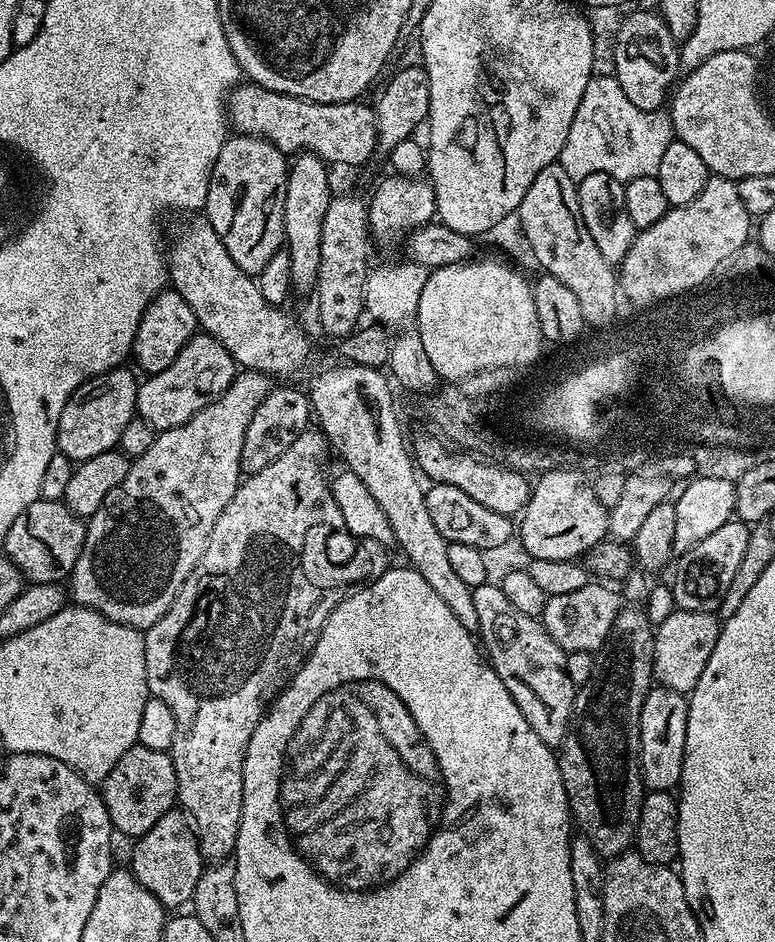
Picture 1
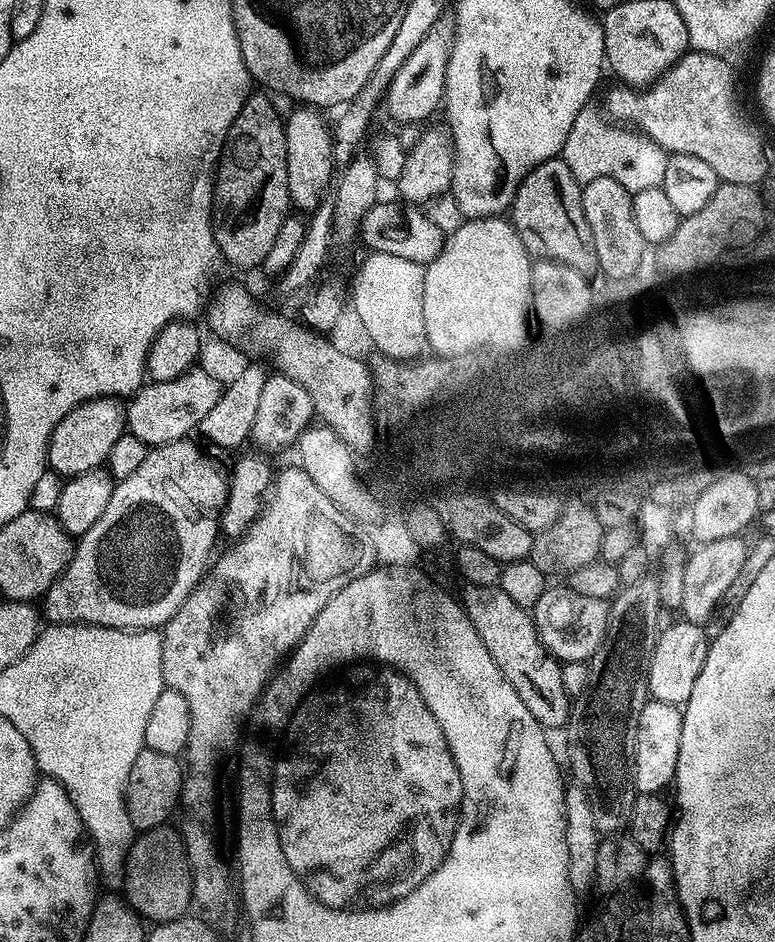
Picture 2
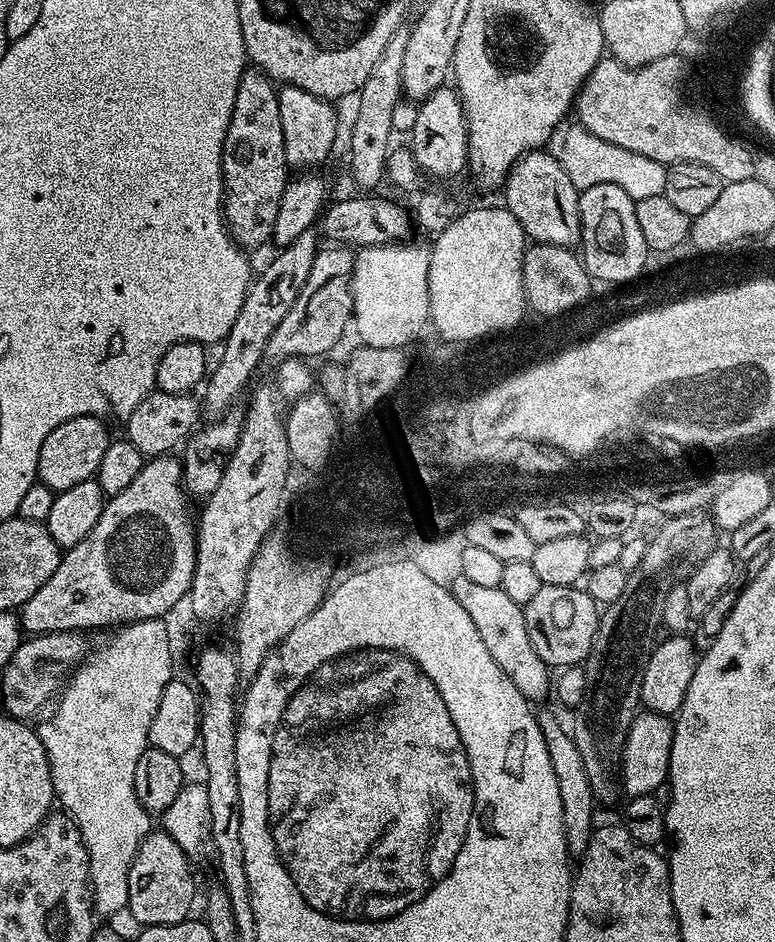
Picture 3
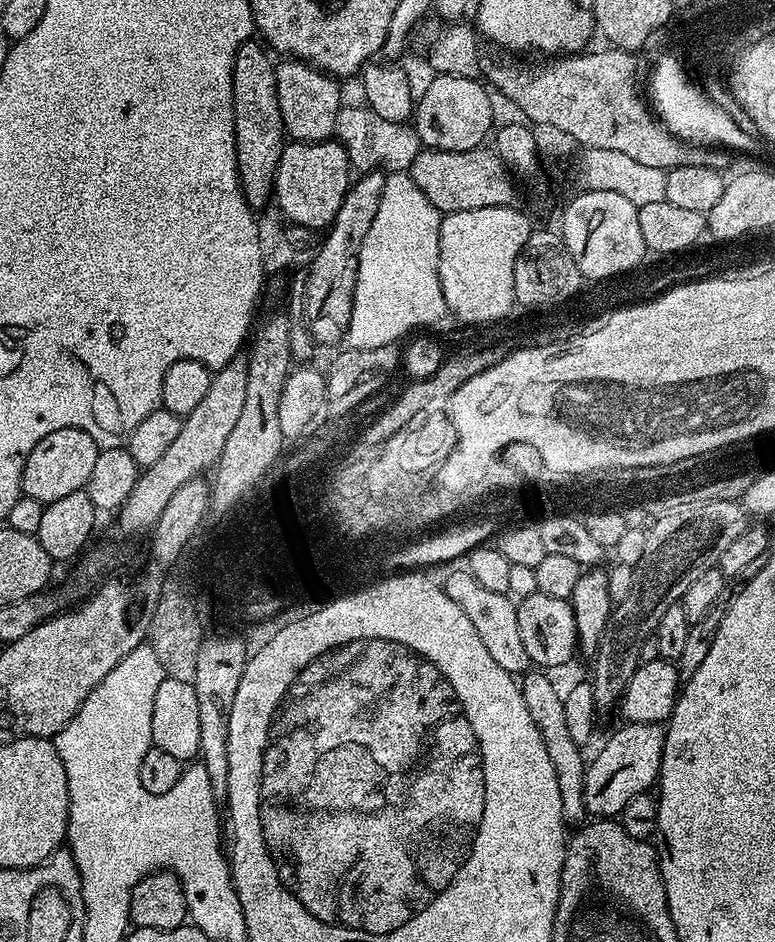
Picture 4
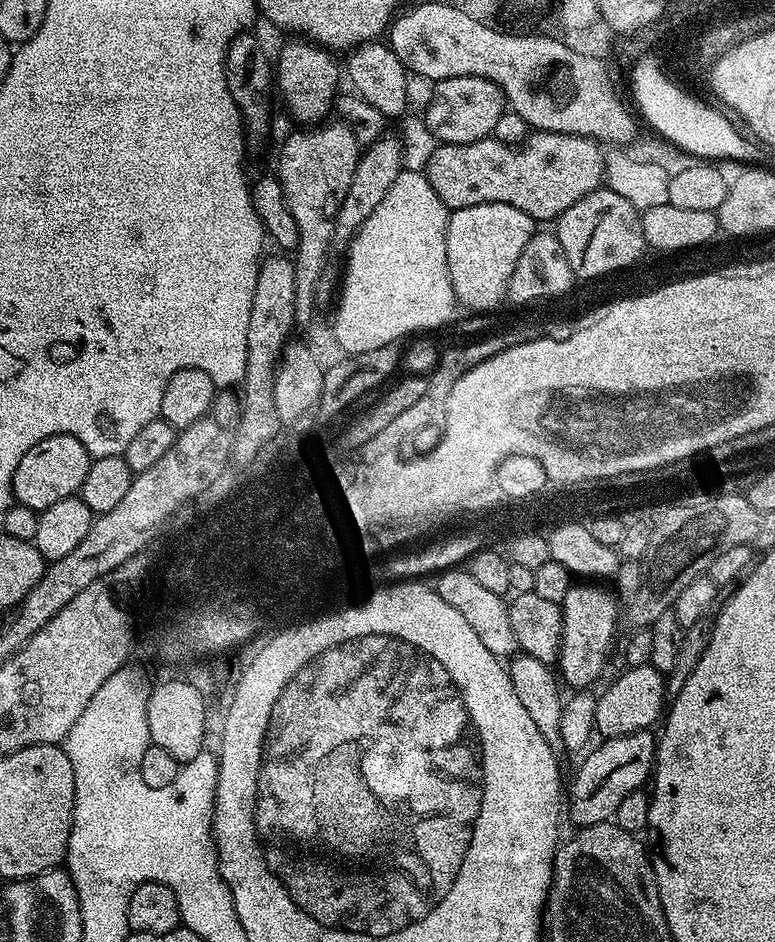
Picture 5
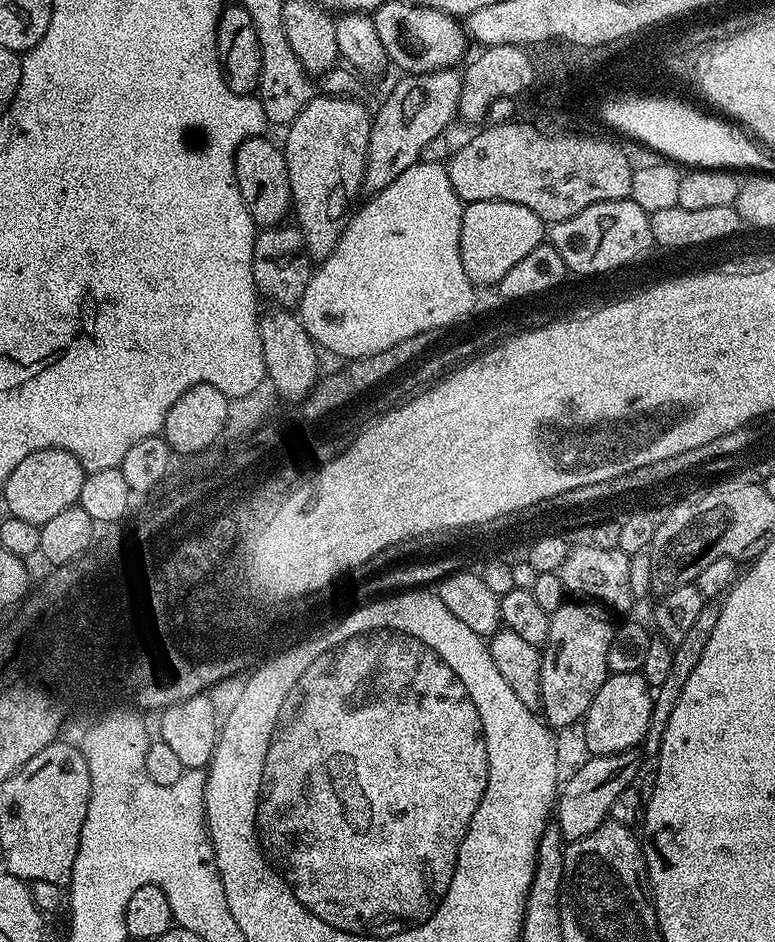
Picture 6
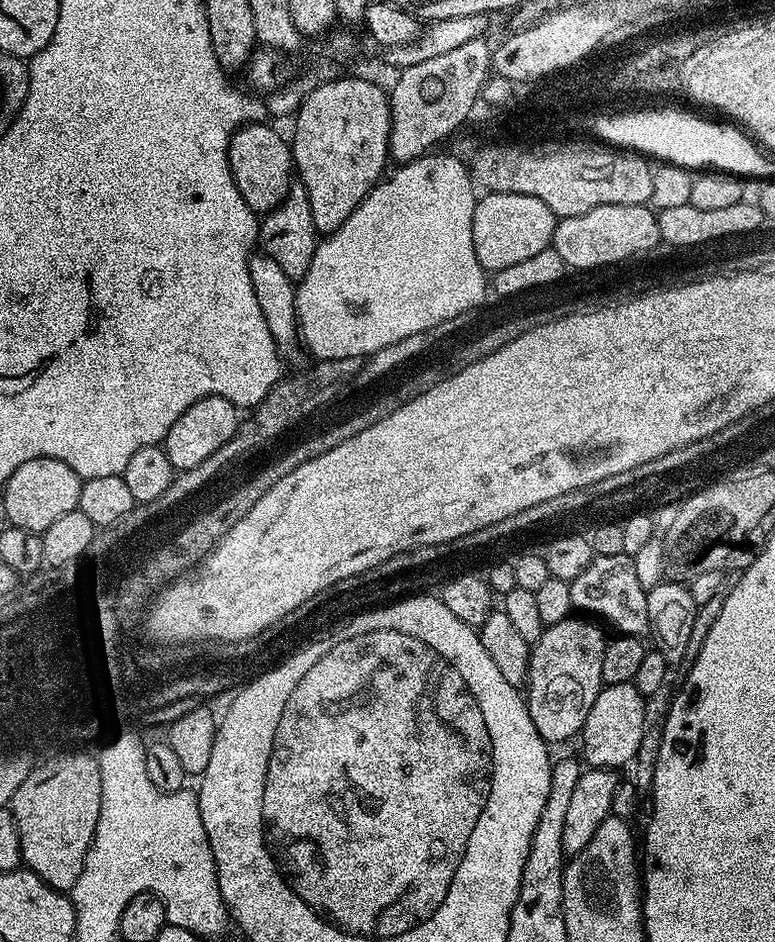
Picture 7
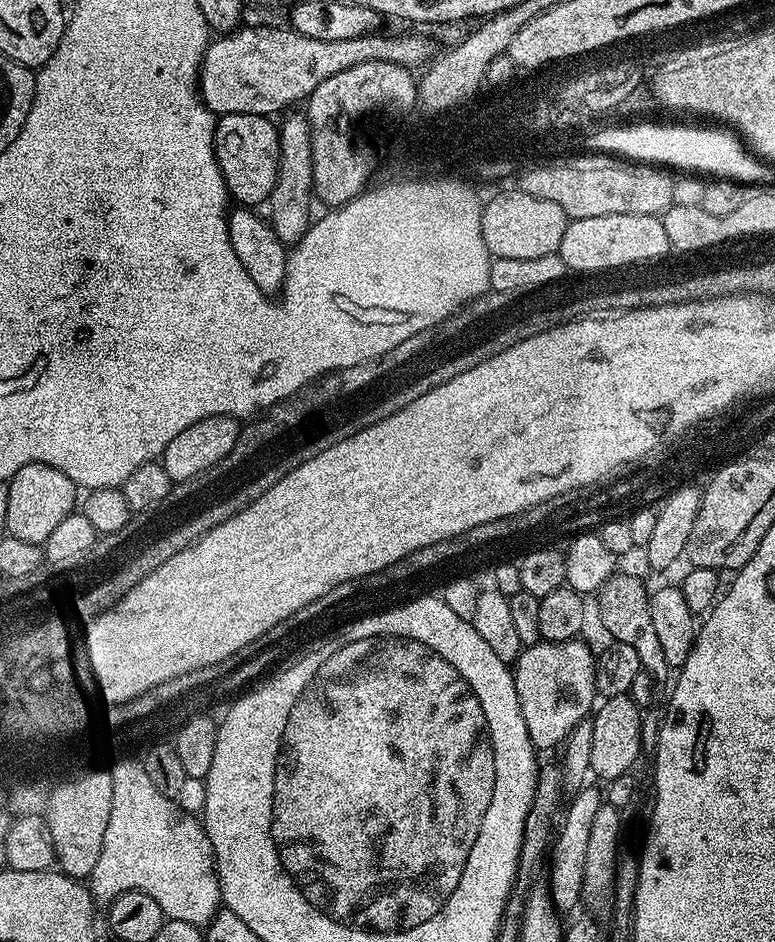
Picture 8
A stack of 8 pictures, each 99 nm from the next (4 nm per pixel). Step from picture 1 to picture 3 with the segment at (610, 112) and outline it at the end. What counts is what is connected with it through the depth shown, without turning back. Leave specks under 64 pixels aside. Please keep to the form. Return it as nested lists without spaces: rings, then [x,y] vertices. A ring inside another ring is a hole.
[[[574,124],[565,134],[558,157],[566,174],[579,191],[596,185],[618,185],[632,200],[638,201],[642,198],[661,196],[665,190],[665,165],[654,162],[645,155],[635,154],[632,150],[605,142],[579,124]]]

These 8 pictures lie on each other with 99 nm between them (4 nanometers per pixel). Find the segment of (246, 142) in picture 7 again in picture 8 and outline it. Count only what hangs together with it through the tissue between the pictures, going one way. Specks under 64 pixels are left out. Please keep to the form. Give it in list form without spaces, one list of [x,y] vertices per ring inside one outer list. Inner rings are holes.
[[[226,114],[220,116],[216,122],[216,161],[218,166],[222,170],[222,178],[224,179],[224,185],[228,188],[228,195],[233,201],[241,200],[239,202],[244,206],[257,206],[256,204],[263,205],[267,201],[268,197],[272,195],[274,190],[274,182],[278,178],[278,162],[280,161],[280,130],[275,123],[273,123],[269,117],[259,116],[258,114]]]

